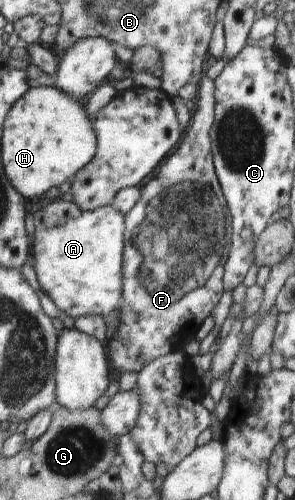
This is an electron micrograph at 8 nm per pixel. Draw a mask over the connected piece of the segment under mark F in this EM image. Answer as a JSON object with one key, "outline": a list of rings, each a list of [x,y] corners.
{"outline":[[[204,76],[198,87],[198,96],[192,106],[191,121],[183,137],[169,158],[165,158],[163,162],[155,170],[153,174],[149,174],[149,178],[145,178],[145,182],[141,182],[140,197],[135,204],[125,214],[124,220],[124,242],[123,249],[123,268],[122,268],[122,297],[119,309],[120,326],[105,344],[107,348],[108,360],[113,362],[113,368],[119,372],[139,372],[146,364],[152,360],[174,351],[179,348],[183,340],[195,338],[196,332],[199,330],[199,324],[202,323],[212,310],[217,306],[221,293],[224,291],[222,276],[224,275],[225,261],[227,260],[227,252],[229,250],[230,236],[232,232],[231,217],[227,203],[222,193],[221,185],[214,171],[214,160],[211,152],[210,130],[214,123],[214,80]]]}

